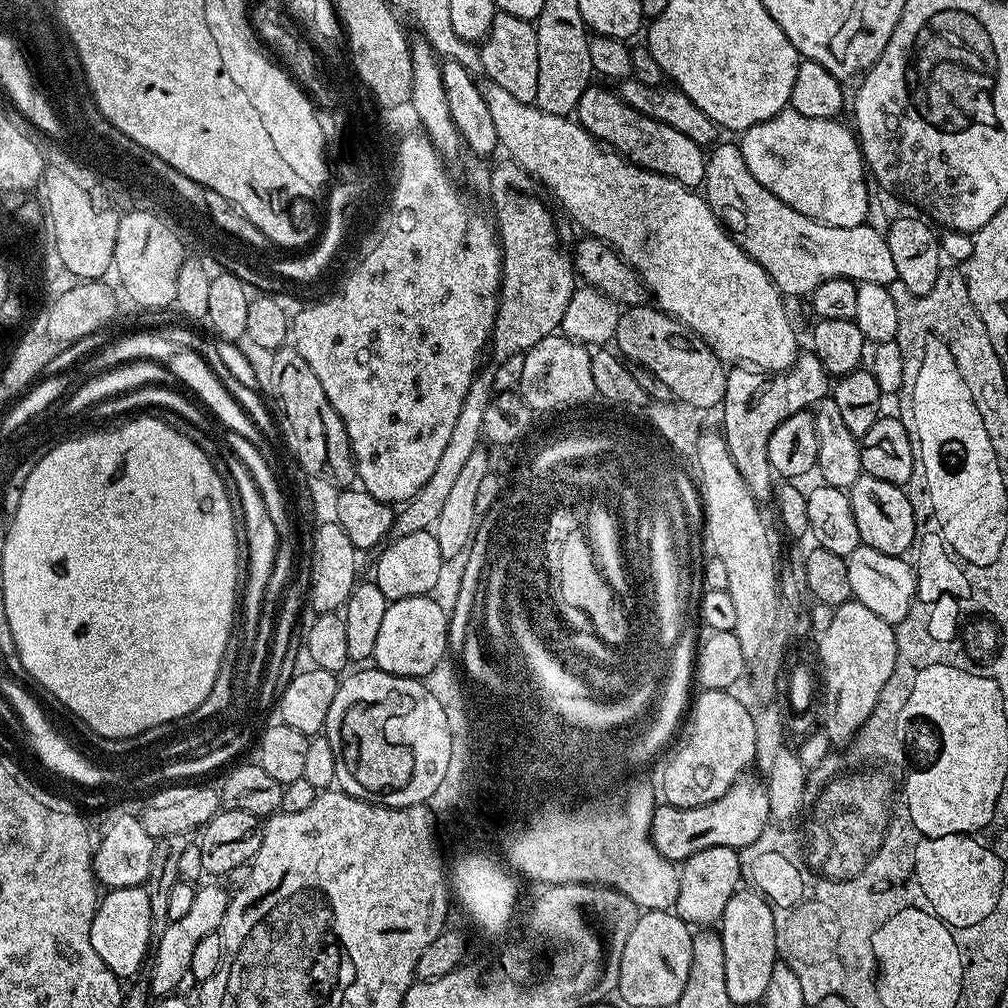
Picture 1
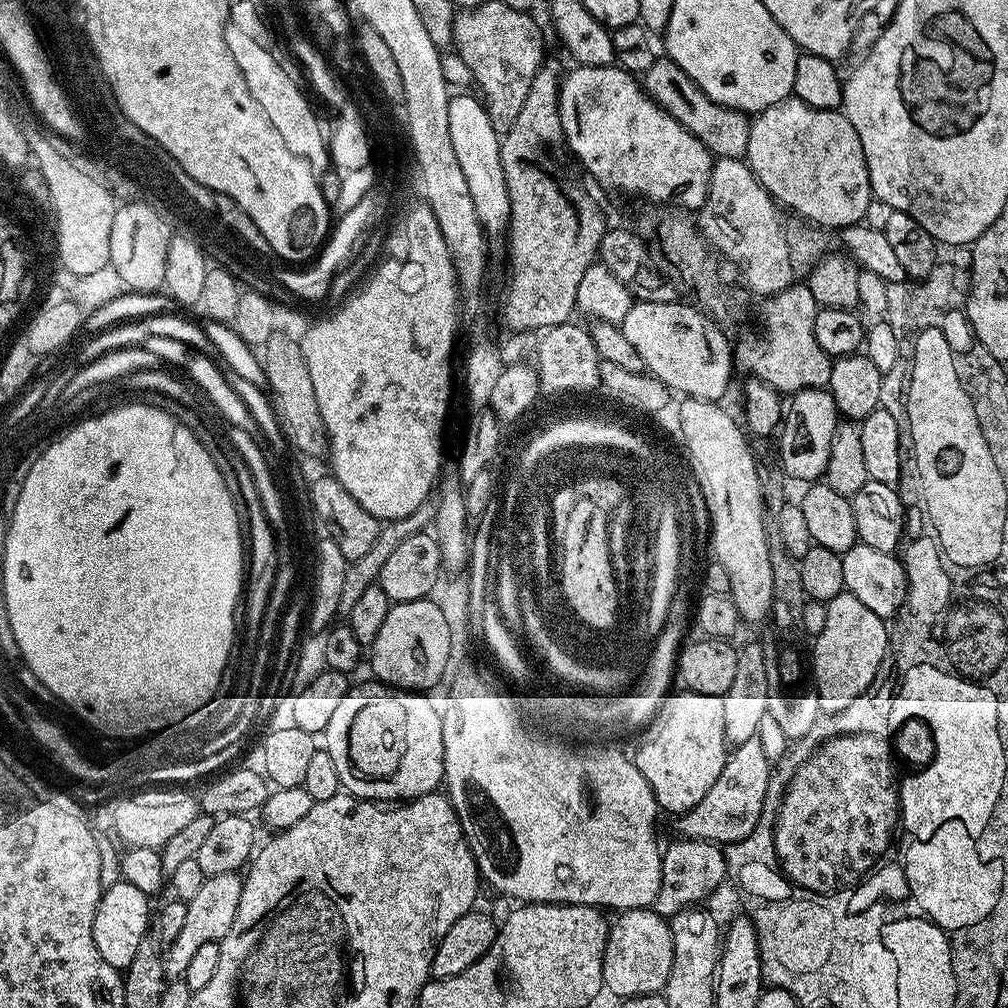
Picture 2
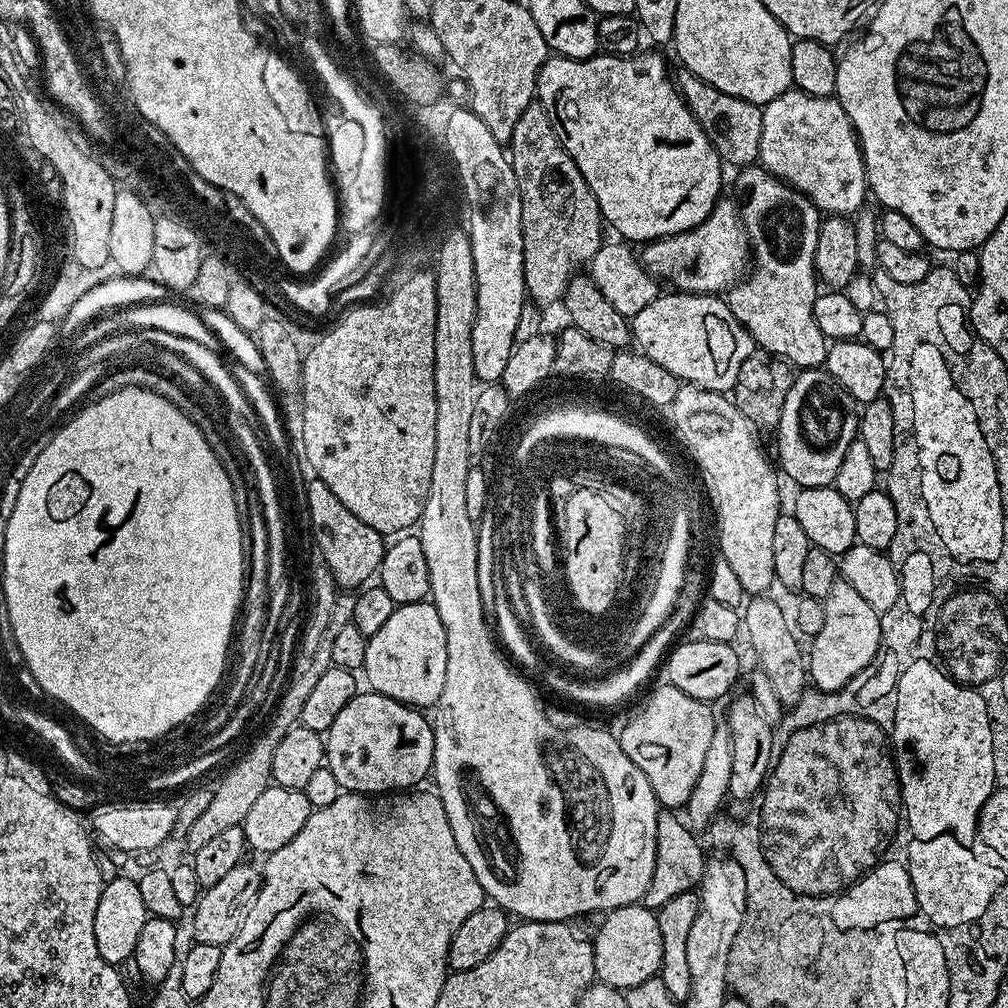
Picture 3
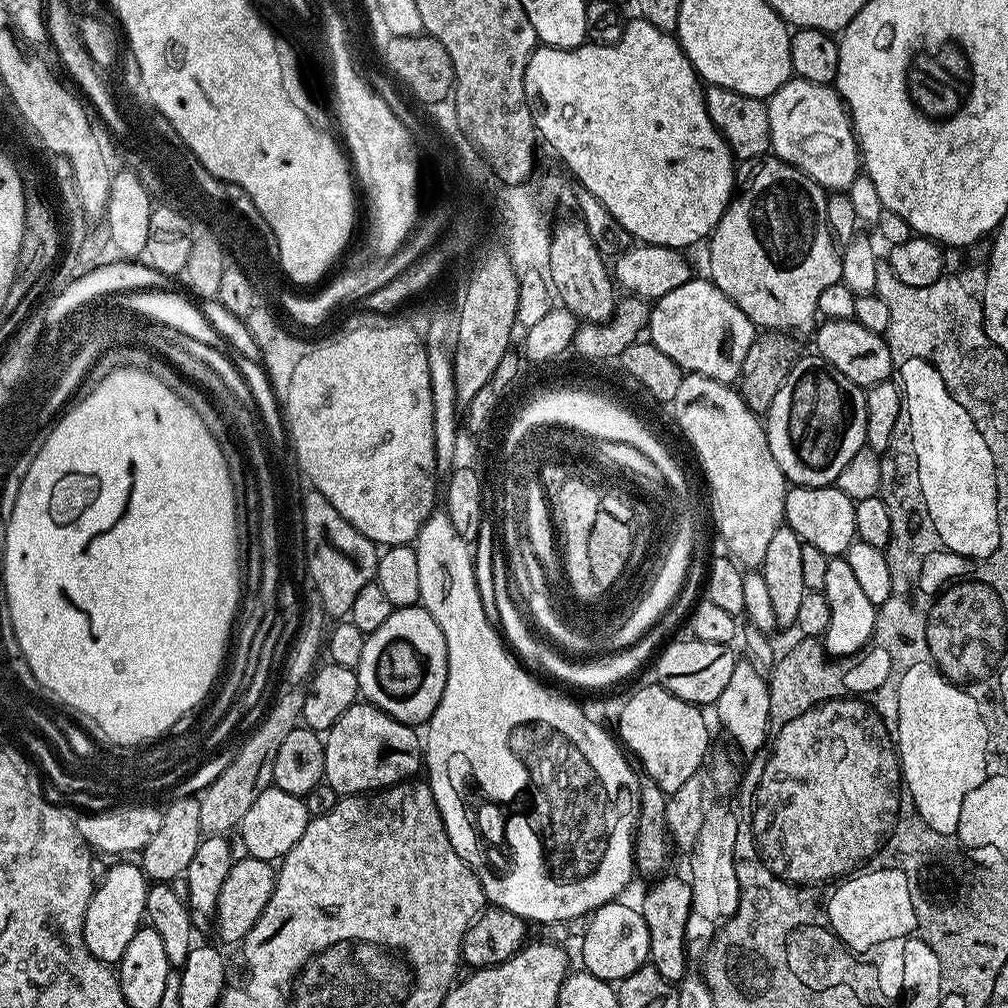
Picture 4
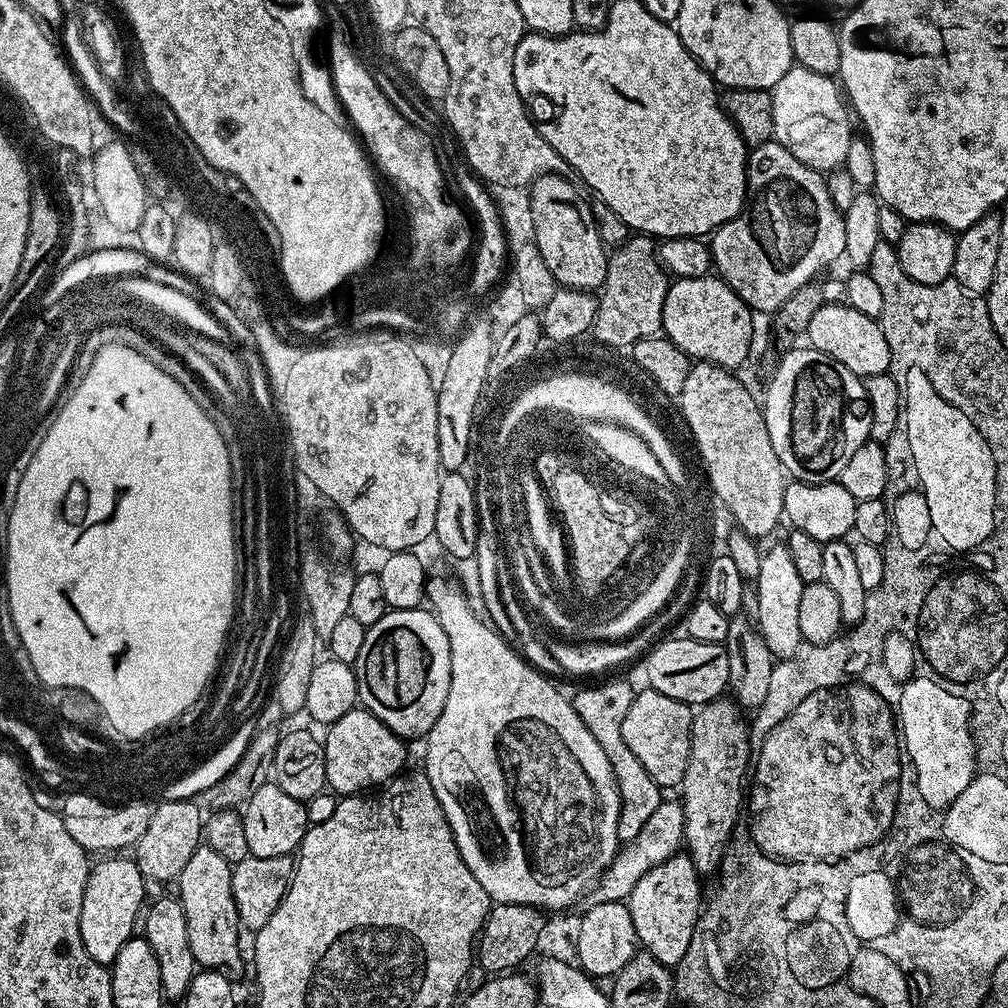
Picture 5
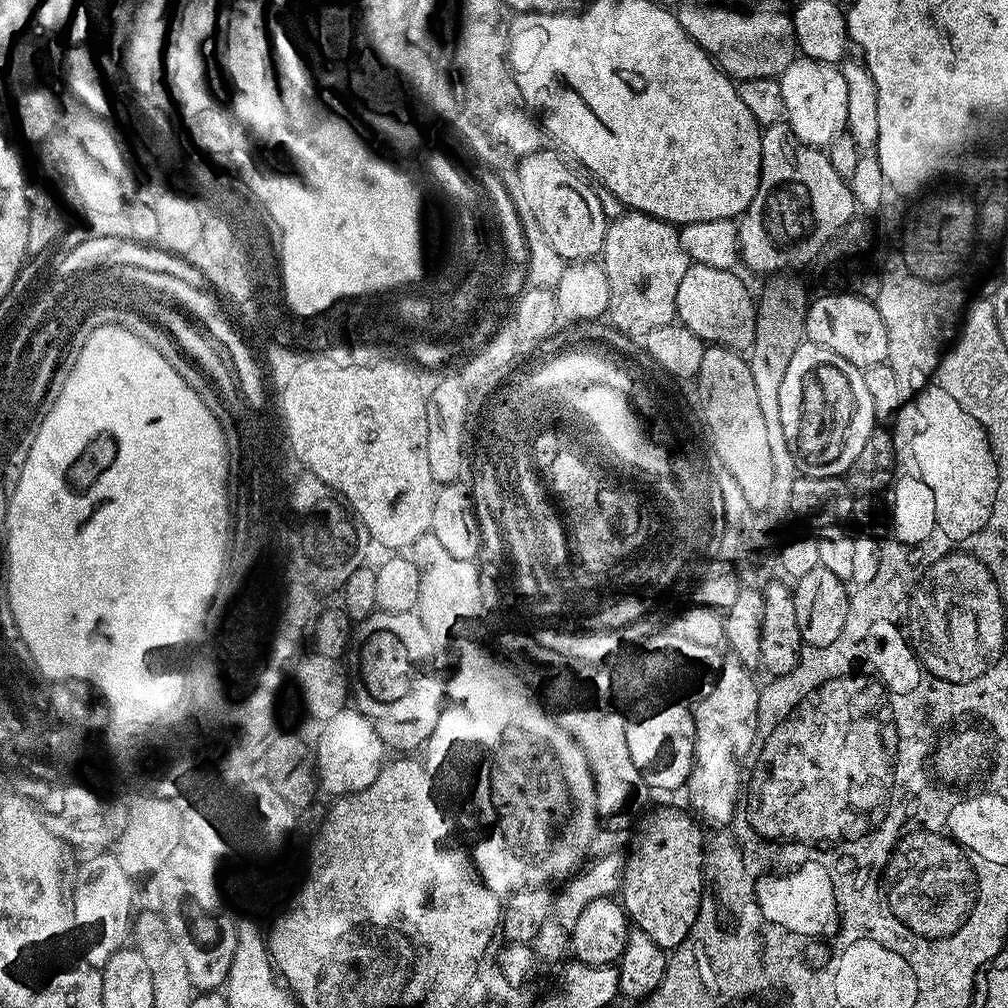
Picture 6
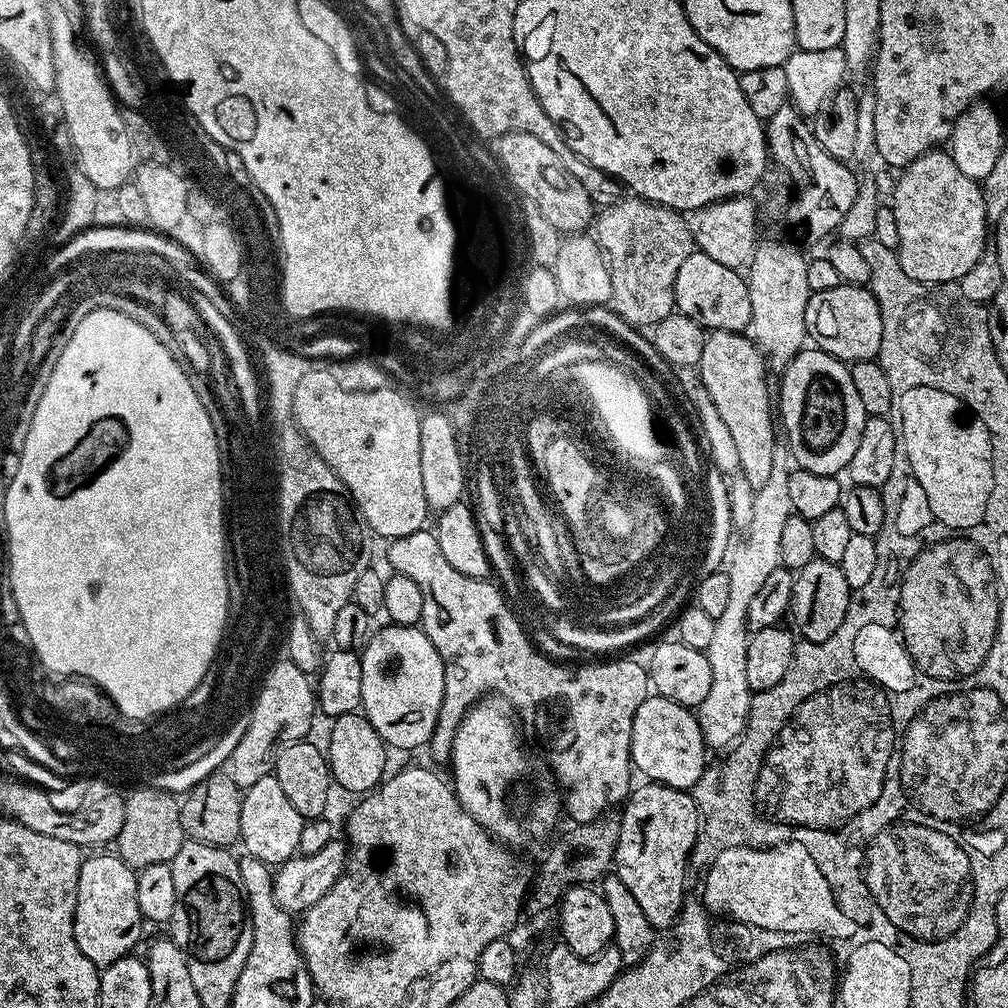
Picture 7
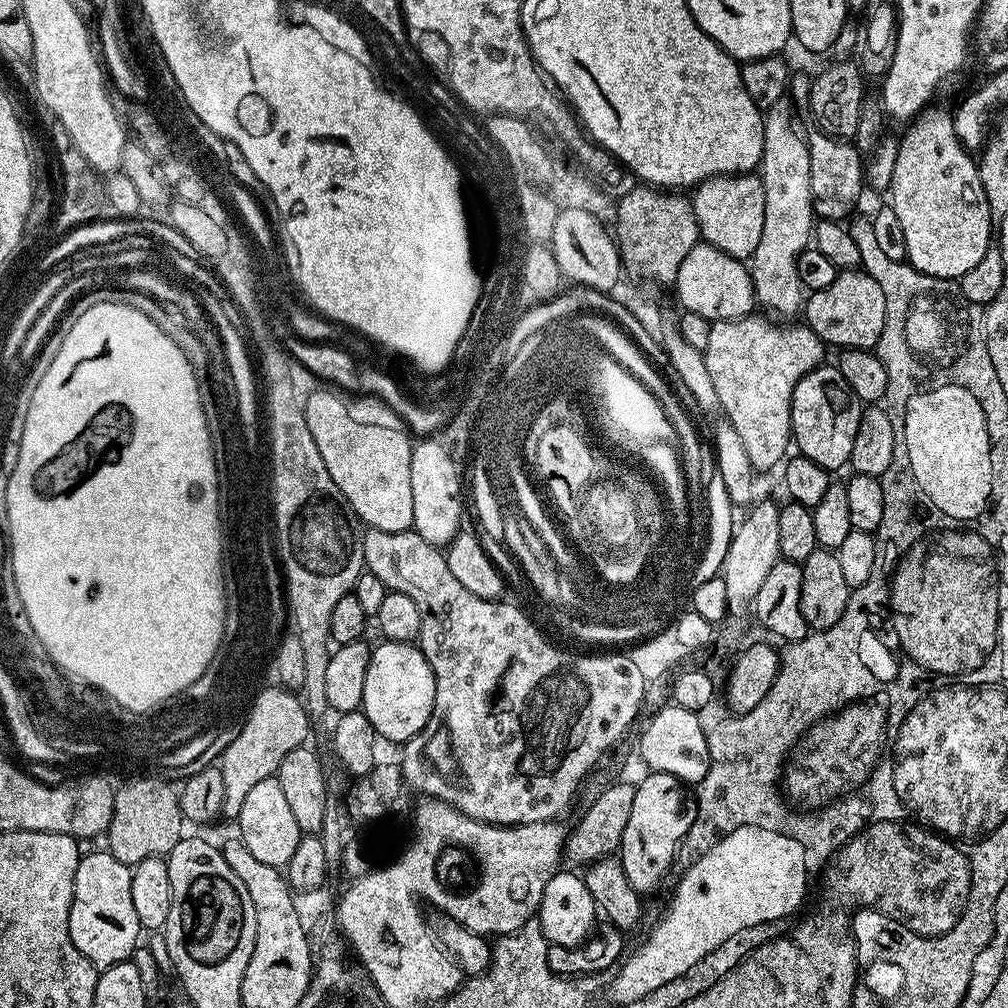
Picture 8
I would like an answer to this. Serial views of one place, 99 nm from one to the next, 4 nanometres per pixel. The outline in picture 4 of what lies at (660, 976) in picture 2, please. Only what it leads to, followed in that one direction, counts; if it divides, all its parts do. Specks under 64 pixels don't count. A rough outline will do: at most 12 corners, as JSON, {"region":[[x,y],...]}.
{"region":[[604,904],[587,917],[583,971],[622,981],[649,963],[639,907]]}

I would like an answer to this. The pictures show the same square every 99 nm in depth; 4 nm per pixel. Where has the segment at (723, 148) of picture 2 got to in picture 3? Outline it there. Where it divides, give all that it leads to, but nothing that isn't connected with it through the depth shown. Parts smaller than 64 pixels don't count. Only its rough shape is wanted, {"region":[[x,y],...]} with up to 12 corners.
{"region":[[687,70],[674,83],[725,165],[759,161],[761,105]]}

